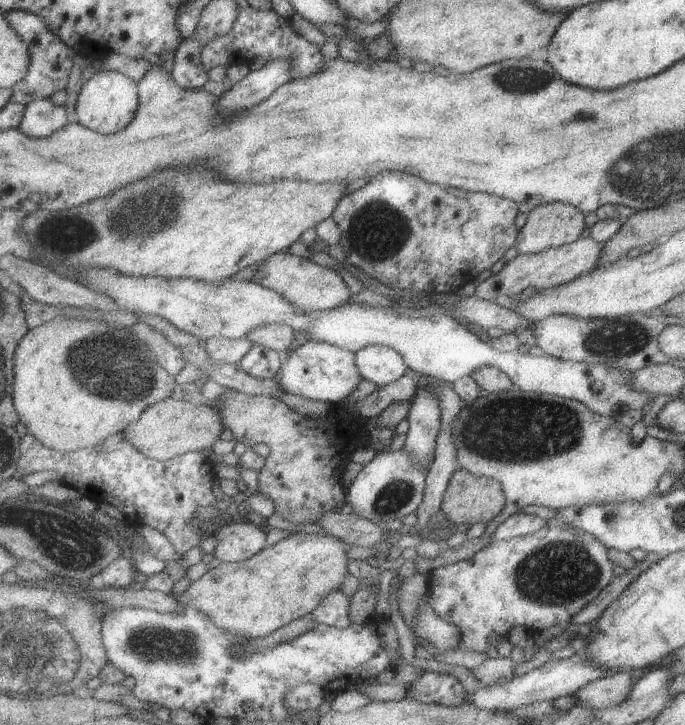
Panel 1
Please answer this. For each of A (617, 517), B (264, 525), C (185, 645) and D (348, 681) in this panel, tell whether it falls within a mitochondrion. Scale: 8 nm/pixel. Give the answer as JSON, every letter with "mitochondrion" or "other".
{"A":"mitochondrion","B":"other","C":"mitochondrion","D":"other"}

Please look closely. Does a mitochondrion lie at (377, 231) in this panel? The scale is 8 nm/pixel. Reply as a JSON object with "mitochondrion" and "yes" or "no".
{"mitochondrion":"yes"}

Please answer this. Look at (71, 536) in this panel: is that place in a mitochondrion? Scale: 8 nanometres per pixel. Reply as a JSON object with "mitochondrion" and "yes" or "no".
{"mitochondrion":"yes"}

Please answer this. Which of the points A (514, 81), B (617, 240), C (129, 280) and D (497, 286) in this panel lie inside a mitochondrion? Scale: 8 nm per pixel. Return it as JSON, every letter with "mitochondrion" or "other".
{"A":"mitochondrion","B":"other","C":"other","D":"other"}

